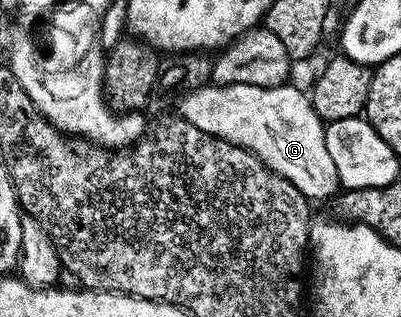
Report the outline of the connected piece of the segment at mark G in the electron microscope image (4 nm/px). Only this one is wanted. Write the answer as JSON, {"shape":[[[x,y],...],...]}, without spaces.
{"shape":[[[293,85],[201,86],[182,97],[178,113],[200,131],[251,151],[263,165],[295,184],[305,198],[332,199],[341,182],[335,163],[327,152],[324,119],[315,113],[312,99]]]}

